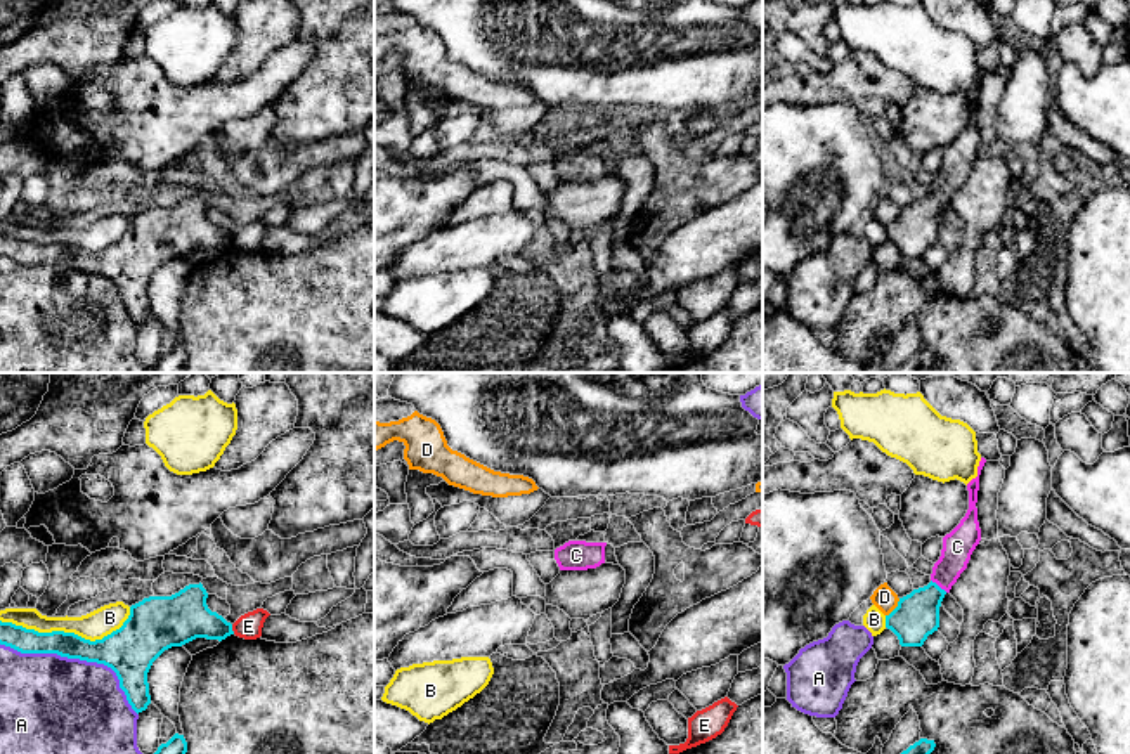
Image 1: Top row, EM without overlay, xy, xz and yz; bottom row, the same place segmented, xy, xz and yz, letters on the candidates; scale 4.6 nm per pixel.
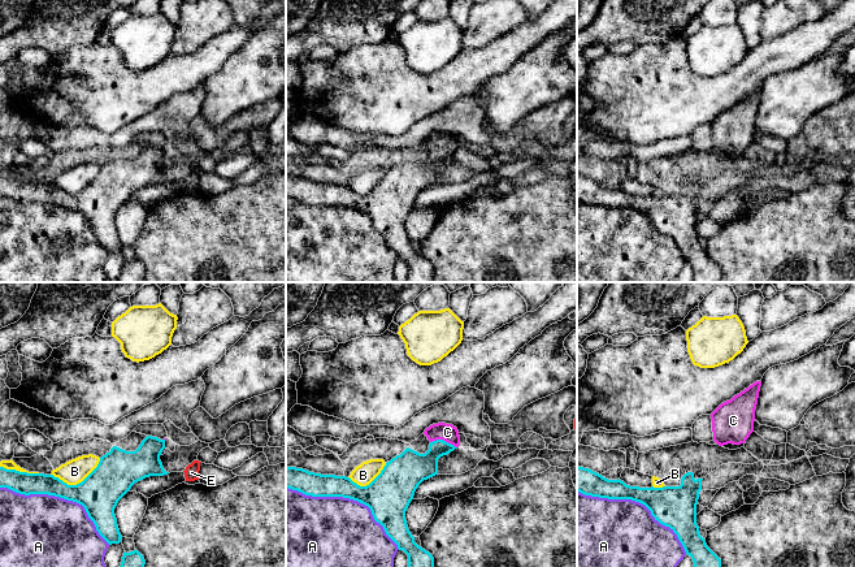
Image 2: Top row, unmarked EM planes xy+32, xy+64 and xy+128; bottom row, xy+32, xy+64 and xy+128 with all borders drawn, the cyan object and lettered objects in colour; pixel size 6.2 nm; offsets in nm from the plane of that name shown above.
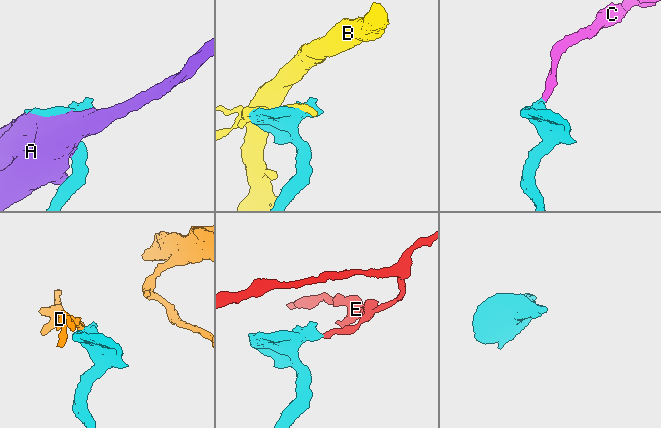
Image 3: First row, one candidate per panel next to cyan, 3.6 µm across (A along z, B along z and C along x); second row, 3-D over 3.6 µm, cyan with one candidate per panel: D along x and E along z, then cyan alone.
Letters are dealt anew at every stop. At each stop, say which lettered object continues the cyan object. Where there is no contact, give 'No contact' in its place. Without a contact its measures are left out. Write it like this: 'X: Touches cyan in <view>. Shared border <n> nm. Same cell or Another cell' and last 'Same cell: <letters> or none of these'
A: Touches cyan in xy. Shared border 700 nm. Another cell
B: Touches cyan in xy. Shared border 600 nm. Another cell
C: Touches cyan in yz. Shared border 100 nm. Same cell
D: Touches cyan in yz. Shared border 110 nm. Another cell
E: Touches cyan in xy. Shared border 50 nm. Another cell
Same cell: C

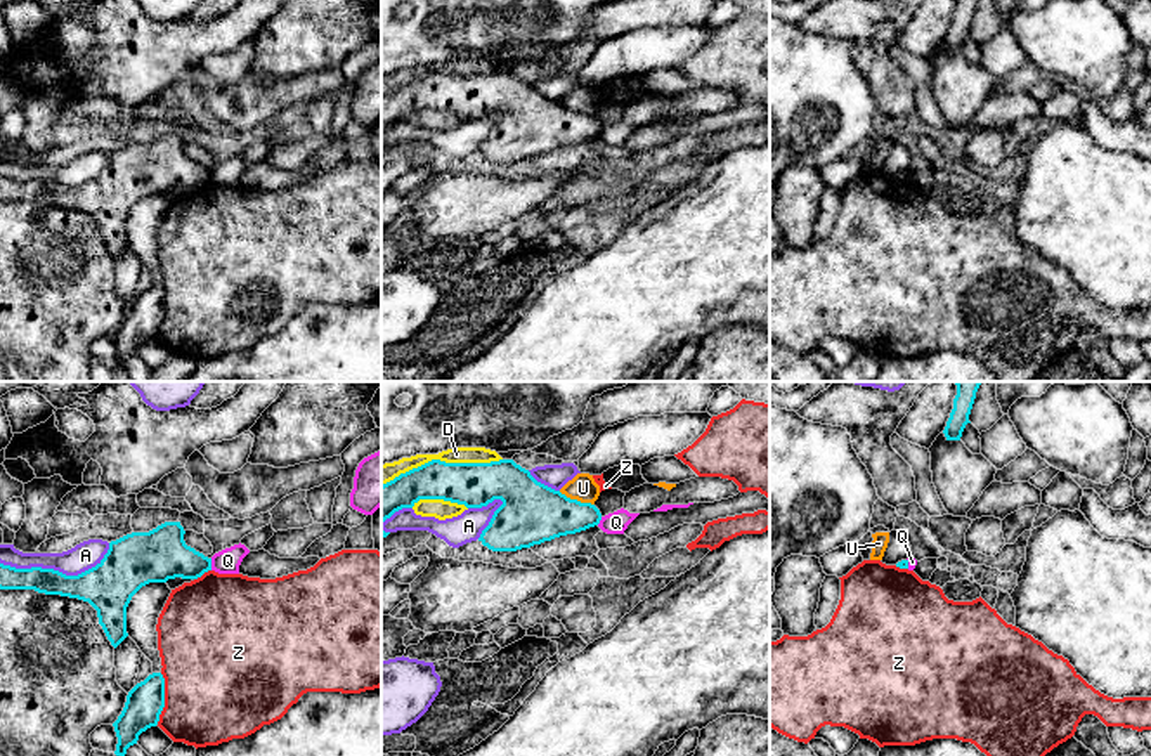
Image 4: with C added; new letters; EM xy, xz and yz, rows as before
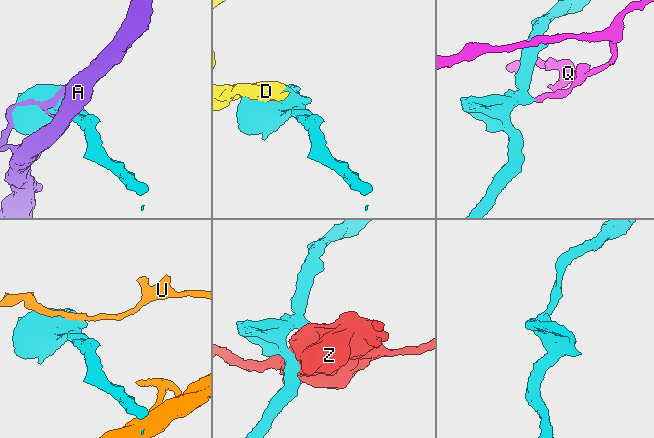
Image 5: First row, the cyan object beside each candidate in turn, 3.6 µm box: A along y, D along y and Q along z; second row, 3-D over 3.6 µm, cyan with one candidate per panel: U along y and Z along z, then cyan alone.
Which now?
A: Touches cyan in xy. Shared border 500 nm. Another cell
D: Touches cyan in xz. Shared border 550 nm. Another cell
Q: Touches cyan in xy. Shared border 60 nm. Another cell
U: Touches cyan in xz. Shared border 180 nm. Another cell
Z: Touches cyan in xy. Shared border 240 nm. Another cell
Same cell: none of these

